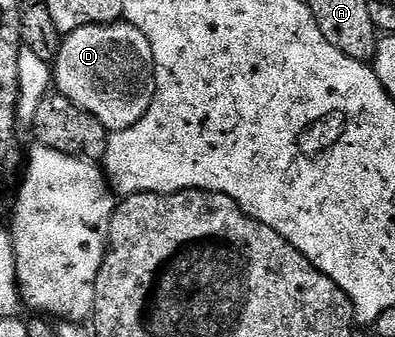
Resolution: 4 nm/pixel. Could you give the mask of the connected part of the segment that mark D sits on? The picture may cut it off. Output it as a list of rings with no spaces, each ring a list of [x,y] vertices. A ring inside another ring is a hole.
[[[123,20],[110,26],[78,28],[65,34],[54,63],[54,86],[62,97],[68,97],[78,108],[97,117],[109,132],[130,128],[146,116],[152,99],[156,97],[156,65],[150,40],[146,40],[138,28]]]

